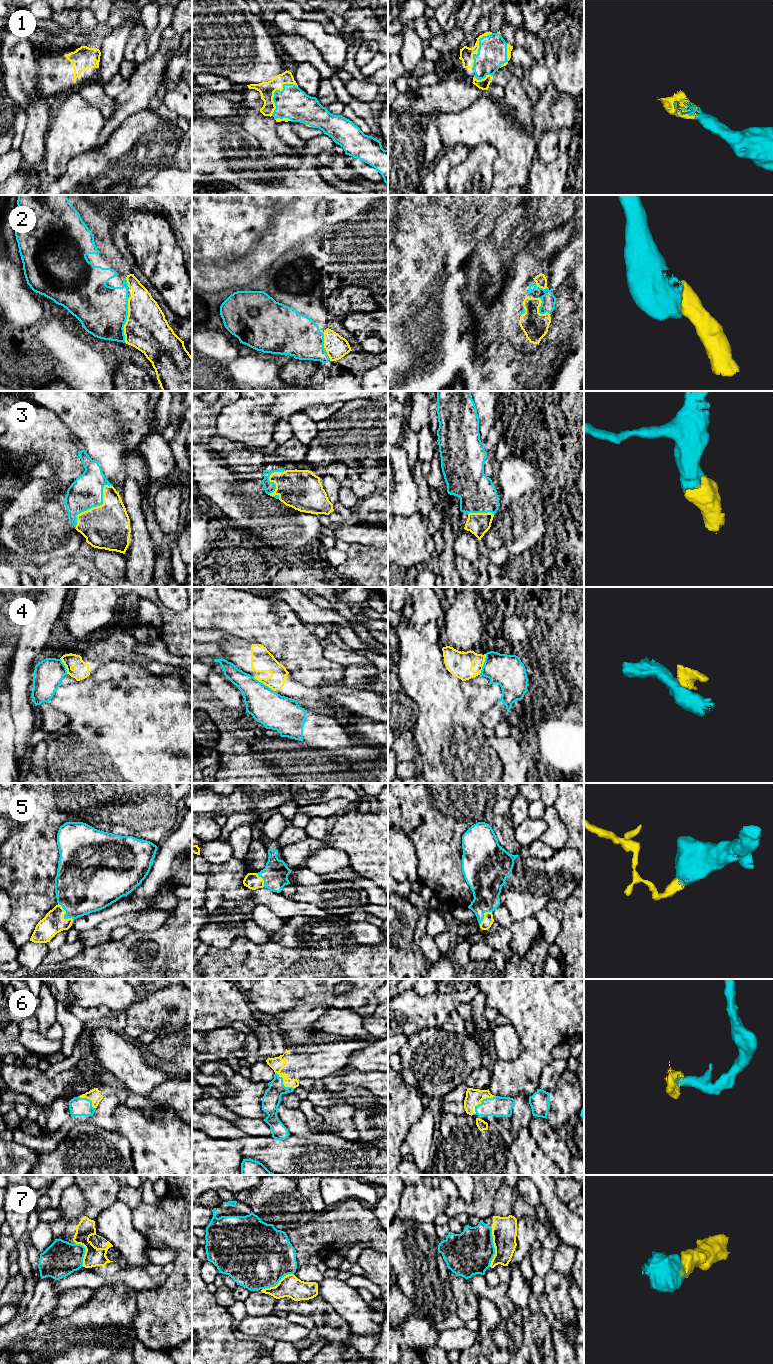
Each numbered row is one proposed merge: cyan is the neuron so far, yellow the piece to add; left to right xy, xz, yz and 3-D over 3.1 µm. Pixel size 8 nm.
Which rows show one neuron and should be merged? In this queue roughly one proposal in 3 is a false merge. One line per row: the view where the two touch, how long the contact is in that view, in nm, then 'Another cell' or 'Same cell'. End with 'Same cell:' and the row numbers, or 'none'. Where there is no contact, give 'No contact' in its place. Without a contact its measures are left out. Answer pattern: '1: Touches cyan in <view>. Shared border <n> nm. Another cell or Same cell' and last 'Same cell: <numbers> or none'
1: Touches cyan in xz. Shared border 320 nm. Same cell
2: Touches cyan in xy. Shared border 360 nm. Same cell
3: Touches cyan in xy. Shared border 460 nm. Same cell
4: Touches cyan in xz. Shared border 220 nm. Another cell
5: Touches cyan in xy. Shared border 180 nm. Same cell
6: Touches cyan in xz. Shared border 200 nm. Same cell
7: Touches cyan in yz. Shared border 300 nm. Same cell
Same cell: 1, 2, 3, 5, 6, 7

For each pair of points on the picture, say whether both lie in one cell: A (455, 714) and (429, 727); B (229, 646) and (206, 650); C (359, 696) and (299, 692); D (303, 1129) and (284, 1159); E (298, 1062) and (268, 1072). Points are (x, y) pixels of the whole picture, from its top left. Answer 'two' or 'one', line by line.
A: one
B: two
C: one
D: two
E: two

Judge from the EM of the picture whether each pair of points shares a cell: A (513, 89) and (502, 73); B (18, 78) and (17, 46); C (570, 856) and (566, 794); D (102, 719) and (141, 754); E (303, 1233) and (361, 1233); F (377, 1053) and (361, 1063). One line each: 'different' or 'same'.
A: different
B: same
C: different
D: same
E: same
F: same

